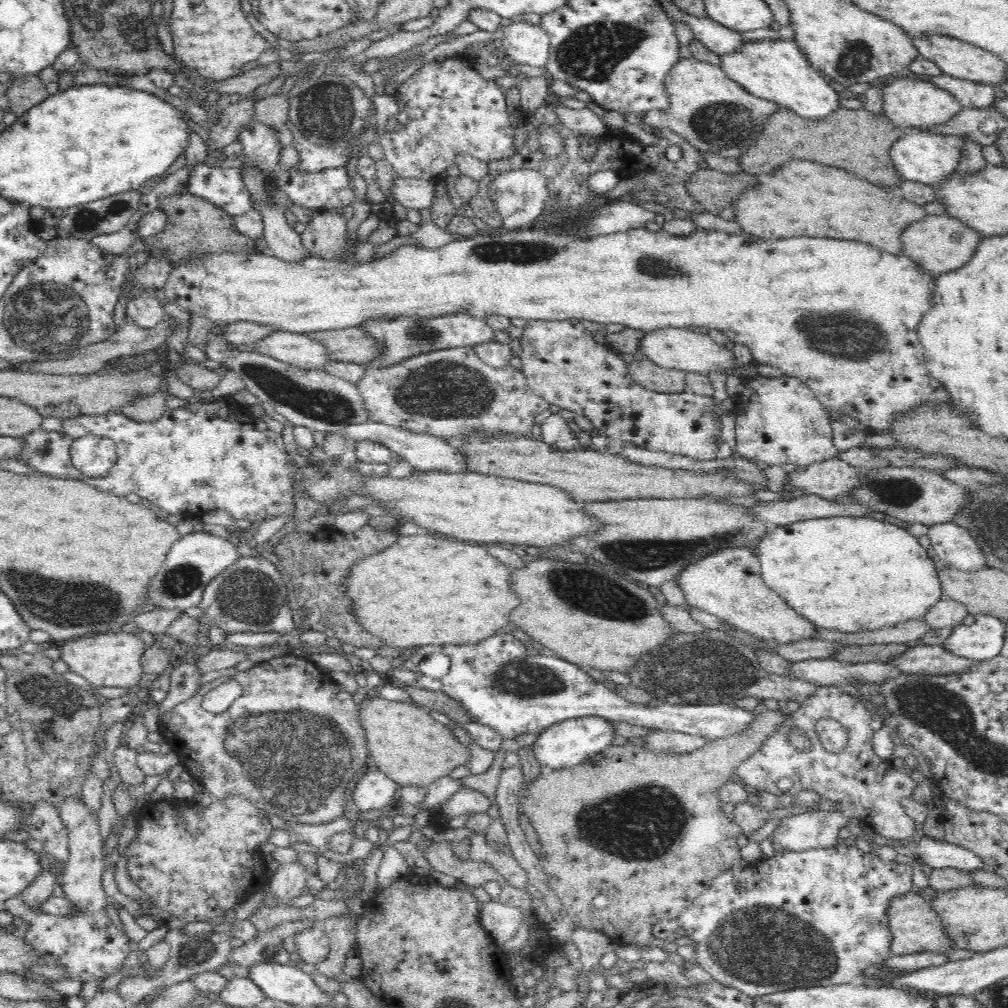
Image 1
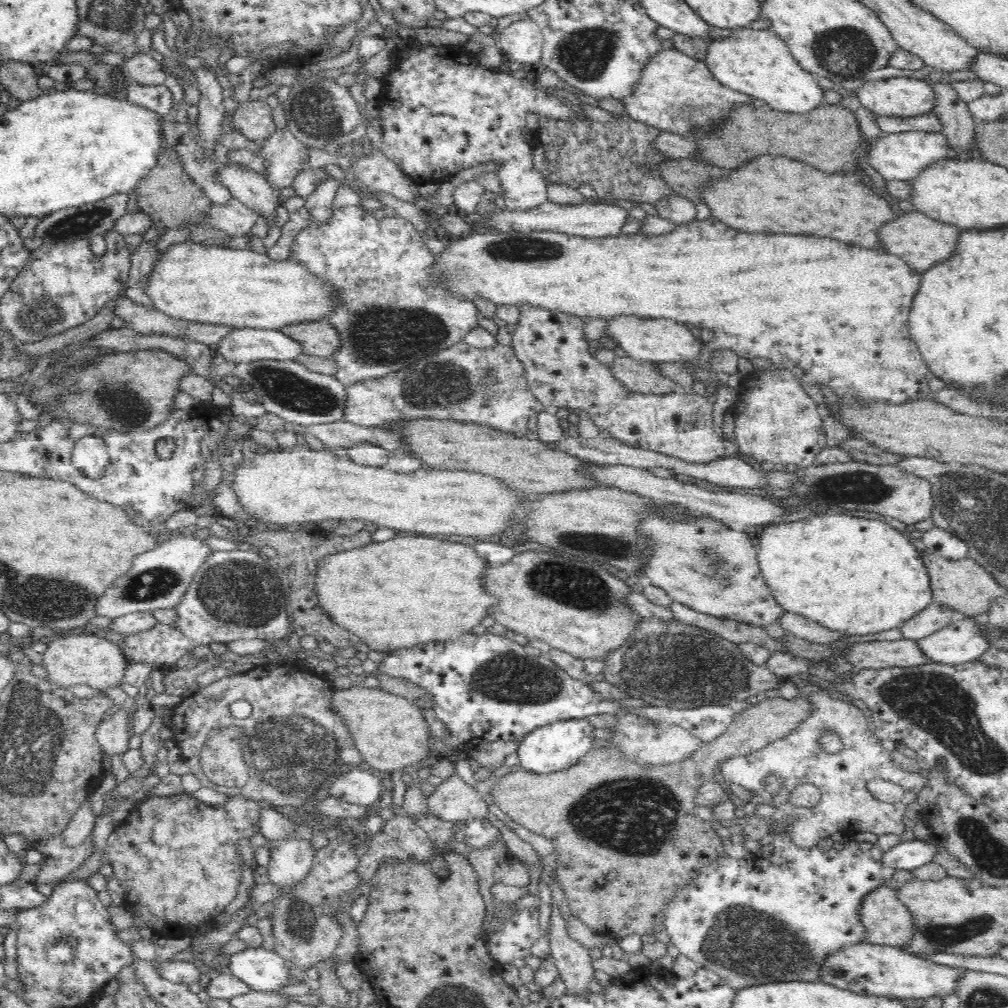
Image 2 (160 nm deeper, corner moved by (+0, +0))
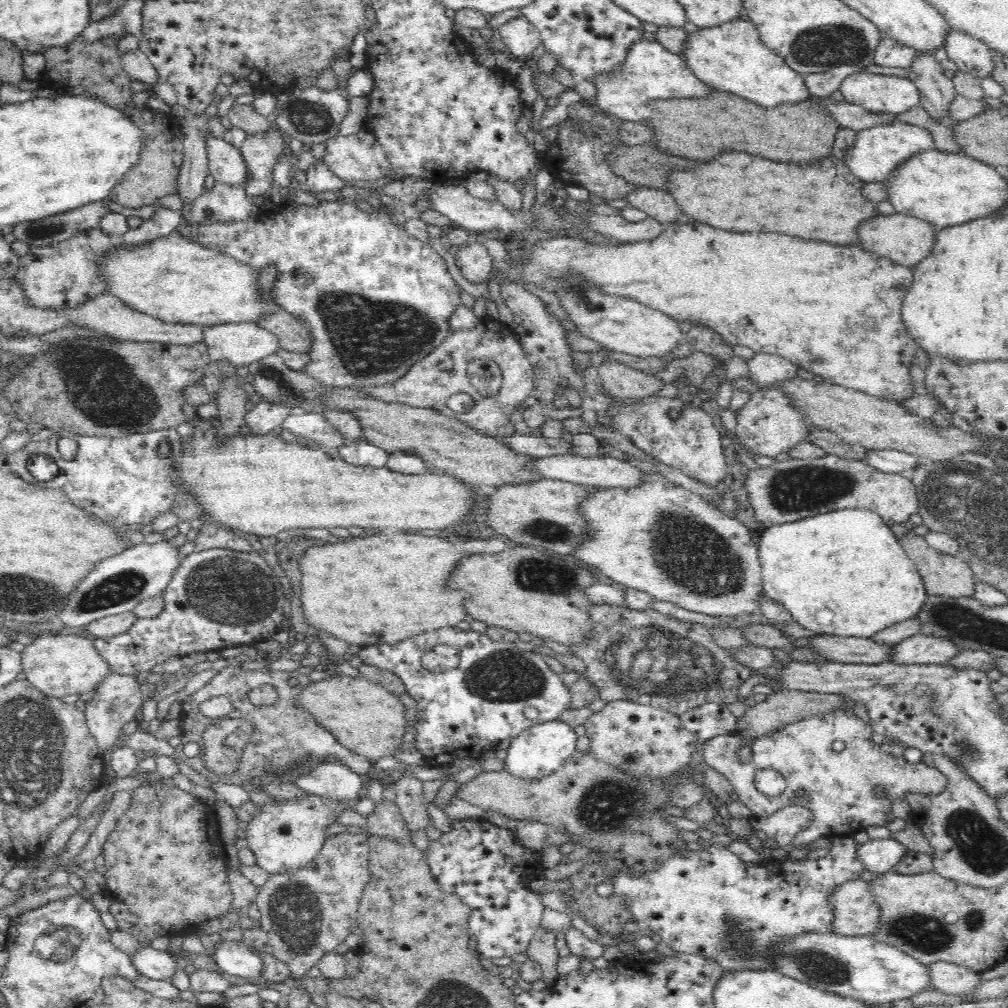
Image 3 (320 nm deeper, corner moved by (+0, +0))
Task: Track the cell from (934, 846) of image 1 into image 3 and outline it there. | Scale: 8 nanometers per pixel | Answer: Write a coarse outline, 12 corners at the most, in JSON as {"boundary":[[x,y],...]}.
{"boundary":[[892,838],[869,839],[858,848],[866,870],[893,871],[908,848]]}

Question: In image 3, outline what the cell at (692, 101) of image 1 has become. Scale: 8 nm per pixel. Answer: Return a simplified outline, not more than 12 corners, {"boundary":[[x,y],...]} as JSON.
{"boundary":[[656,41],[628,52],[614,75],[592,81],[590,104],[627,121],[652,104],[717,92]]}

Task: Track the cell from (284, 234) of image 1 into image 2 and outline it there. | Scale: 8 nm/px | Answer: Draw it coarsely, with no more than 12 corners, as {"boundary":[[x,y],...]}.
{"boundary":[[224,165],[216,173],[234,198],[274,226],[280,201],[264,175]]}

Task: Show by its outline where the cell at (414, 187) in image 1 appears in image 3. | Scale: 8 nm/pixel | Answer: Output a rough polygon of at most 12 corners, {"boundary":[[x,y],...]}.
{"boundary":[[366,127],[327,141],[323,162],[343,181],[394,180]]}

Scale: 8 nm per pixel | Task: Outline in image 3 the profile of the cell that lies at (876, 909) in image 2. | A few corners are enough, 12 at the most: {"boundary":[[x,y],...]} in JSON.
{"boundary":[[870,881],[832,896],[834,930],[847,937],[880,932],[882,910]]}

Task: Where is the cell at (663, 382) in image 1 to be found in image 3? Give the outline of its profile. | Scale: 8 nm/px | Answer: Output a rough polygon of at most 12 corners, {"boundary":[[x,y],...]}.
{"boundary":[[614,357],[598,366],[601,387],[629,400],[666,384]]}

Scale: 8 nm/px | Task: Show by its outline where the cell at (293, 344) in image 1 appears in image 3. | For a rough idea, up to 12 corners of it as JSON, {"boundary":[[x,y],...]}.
{"boundary":[[253,323],[208,326],[211,360],[240,368],[282,350]]}

